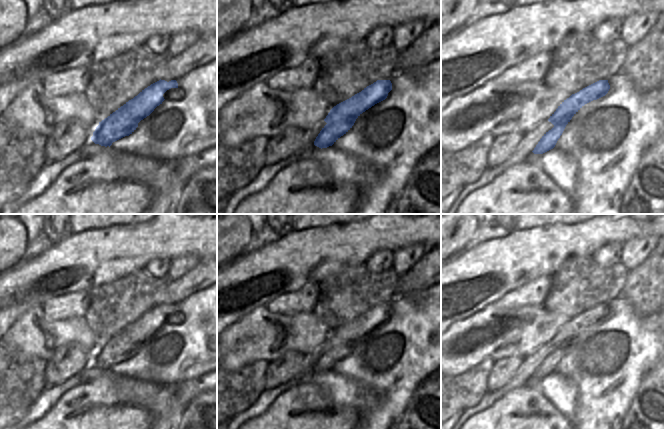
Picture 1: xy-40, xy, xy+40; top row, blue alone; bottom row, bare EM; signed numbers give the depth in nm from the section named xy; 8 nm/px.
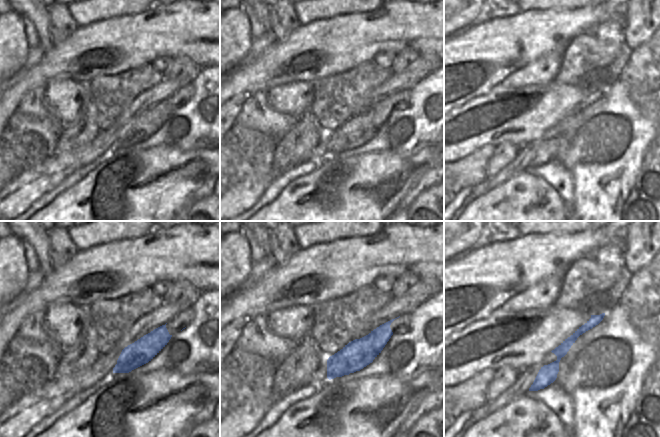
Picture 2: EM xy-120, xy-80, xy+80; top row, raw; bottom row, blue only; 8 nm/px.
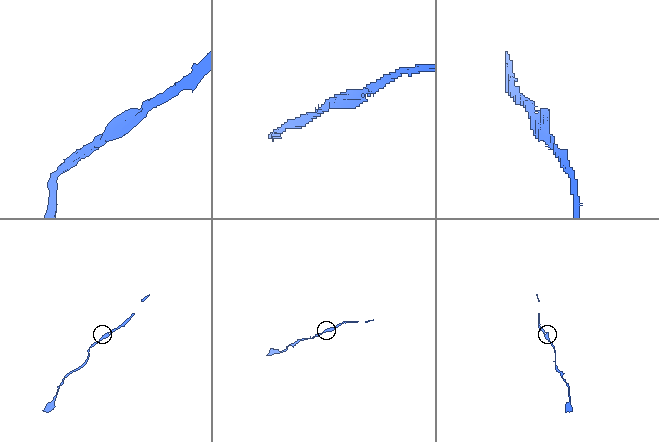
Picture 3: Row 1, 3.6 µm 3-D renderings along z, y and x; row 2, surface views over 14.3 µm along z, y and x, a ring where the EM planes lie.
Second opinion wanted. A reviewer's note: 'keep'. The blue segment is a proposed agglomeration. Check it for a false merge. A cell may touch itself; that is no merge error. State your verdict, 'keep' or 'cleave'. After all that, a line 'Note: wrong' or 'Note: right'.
keep
Note: right

